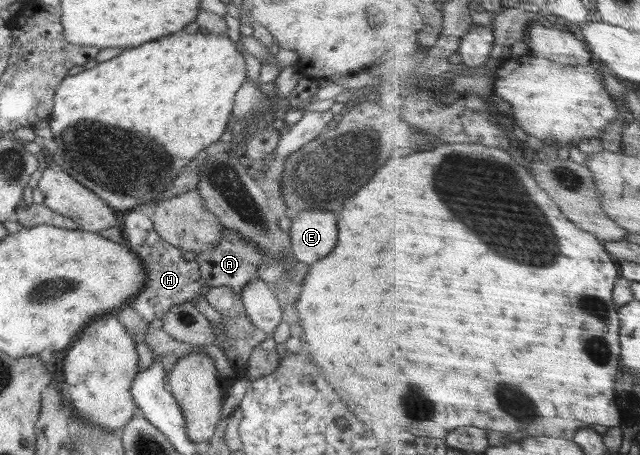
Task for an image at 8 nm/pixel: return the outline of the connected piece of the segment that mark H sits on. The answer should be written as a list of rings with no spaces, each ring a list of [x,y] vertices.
[[[129,210],[123,217],[121,226],[127,248],[140,259],[144,267],[145,285],[129,303],[129,307],[142,318],[144,323],[158,323],[169,308],[183,302],[192,303],[195,297],[201,295],[205,284],[201,281],[200,267],[195,262],[185,260],[179,248],[163,240],[154,230],[153,221],[149,217],[139,211]]]

